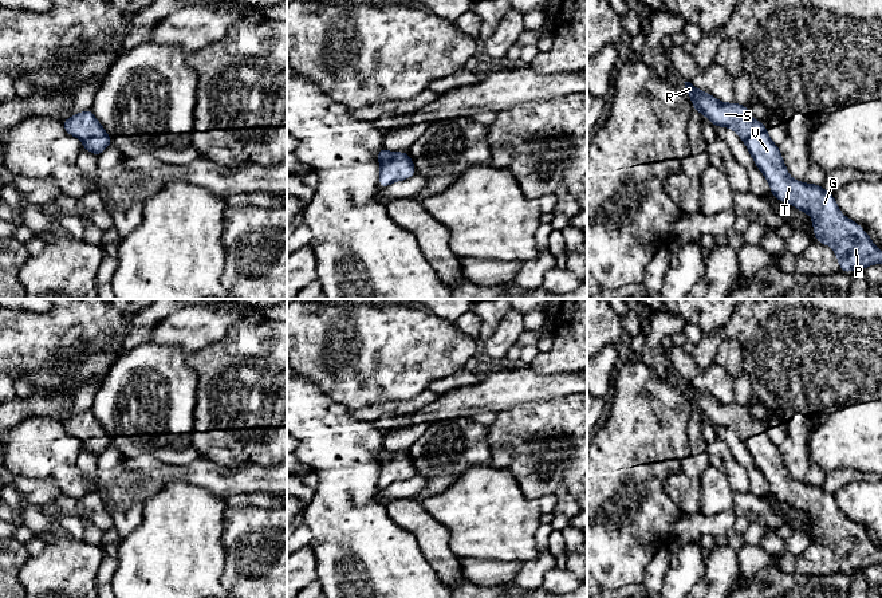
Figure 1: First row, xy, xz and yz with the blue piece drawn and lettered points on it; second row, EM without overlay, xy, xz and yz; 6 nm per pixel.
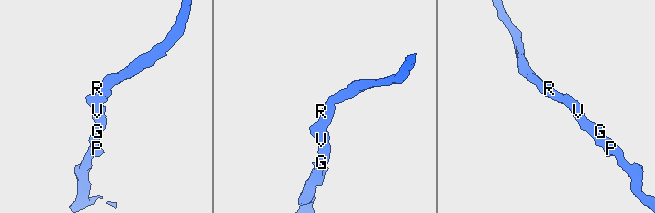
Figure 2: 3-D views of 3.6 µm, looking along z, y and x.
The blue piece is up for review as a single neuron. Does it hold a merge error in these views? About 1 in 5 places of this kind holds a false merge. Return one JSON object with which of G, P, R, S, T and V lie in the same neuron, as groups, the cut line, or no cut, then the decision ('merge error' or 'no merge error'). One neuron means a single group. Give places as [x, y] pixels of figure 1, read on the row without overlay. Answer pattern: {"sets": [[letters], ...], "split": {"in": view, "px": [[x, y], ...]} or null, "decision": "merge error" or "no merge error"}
{"sets": [["G", "P", "R", "S", "T", "V"]], "split": null, "decision": "no merge error"}

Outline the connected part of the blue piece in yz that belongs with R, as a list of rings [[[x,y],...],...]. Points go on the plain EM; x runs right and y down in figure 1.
[[[685,383],[693,408],[708,417],[716,428],[735,430],[755,460],[756,467],[769,483],[772,495],[779,501],[812,516],[814,534],[819,543],[834,548],[840,571],[863,570],[882,564],[882,552],[869,535],[839,511],[834,495],[822,485],[803,484],[788,476],[779,448],[767,434],[767,426],[755,421],[748,409],[737,404],[722,404],[714,397]]]

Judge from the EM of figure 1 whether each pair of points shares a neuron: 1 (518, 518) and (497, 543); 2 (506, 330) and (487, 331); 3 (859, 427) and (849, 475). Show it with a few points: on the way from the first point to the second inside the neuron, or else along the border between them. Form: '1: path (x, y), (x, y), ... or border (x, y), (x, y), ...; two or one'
1: path (511, 524), (499, 536); one
2: border (510, 313), (480, 345); two
3: border (867, 472), (835, 468), (827, 473); two

